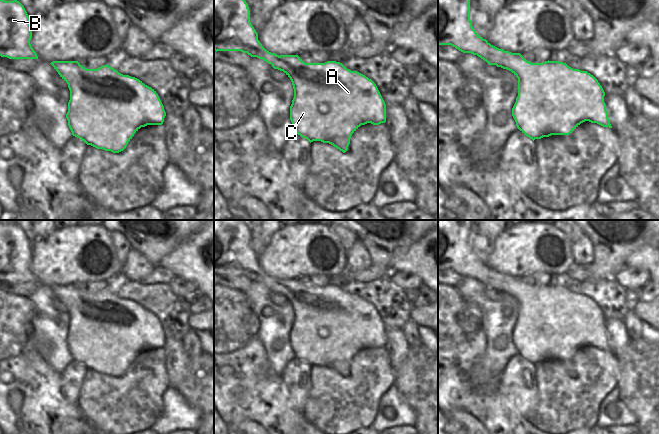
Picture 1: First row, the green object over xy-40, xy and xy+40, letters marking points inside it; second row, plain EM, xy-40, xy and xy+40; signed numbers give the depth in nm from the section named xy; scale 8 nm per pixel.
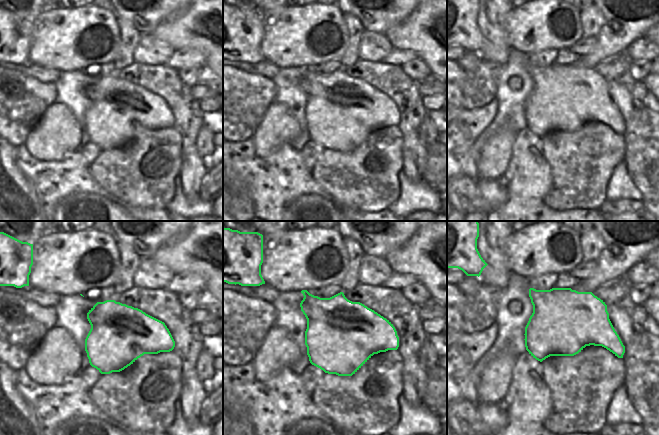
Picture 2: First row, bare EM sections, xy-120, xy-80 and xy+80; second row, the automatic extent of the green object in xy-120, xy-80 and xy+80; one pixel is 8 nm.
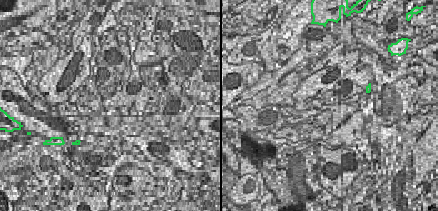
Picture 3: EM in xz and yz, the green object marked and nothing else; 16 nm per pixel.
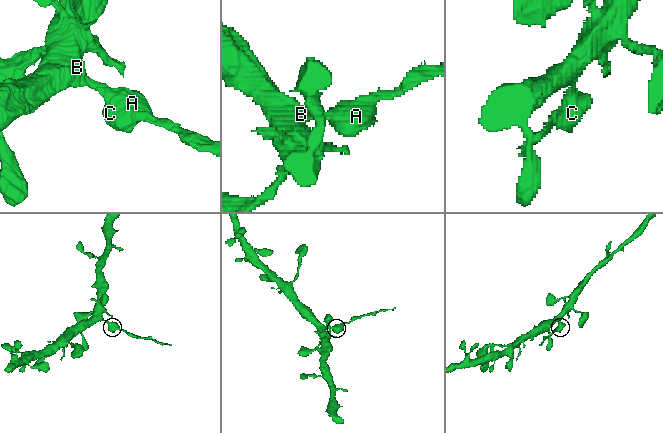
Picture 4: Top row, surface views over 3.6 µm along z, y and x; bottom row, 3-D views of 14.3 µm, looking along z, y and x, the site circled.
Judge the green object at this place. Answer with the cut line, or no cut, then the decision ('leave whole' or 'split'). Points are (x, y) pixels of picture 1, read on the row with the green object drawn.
cut xy+40 (504, 51), (503, 57), (495, 64); split

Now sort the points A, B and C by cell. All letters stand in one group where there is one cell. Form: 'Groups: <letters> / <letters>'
Groups: A C / B

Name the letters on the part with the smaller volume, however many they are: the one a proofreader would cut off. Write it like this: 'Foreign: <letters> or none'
Foreign: A, C

